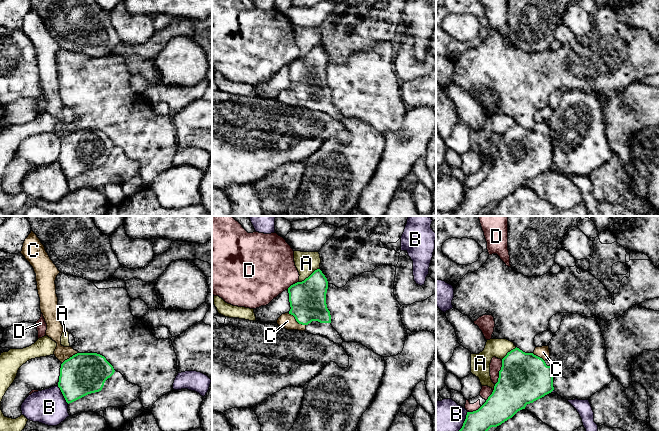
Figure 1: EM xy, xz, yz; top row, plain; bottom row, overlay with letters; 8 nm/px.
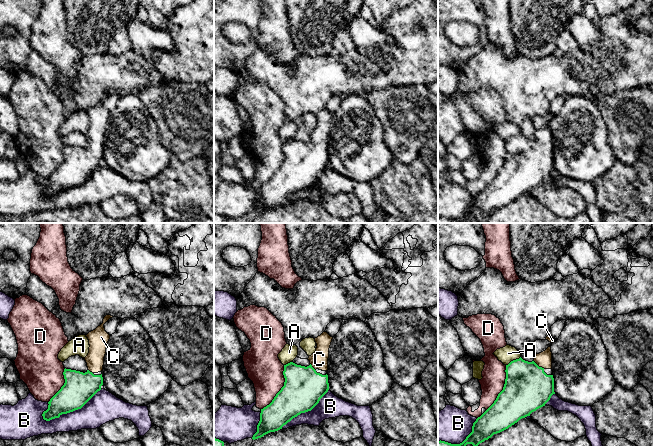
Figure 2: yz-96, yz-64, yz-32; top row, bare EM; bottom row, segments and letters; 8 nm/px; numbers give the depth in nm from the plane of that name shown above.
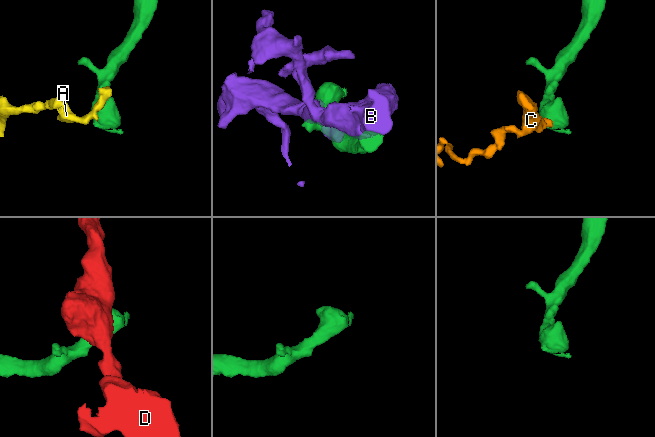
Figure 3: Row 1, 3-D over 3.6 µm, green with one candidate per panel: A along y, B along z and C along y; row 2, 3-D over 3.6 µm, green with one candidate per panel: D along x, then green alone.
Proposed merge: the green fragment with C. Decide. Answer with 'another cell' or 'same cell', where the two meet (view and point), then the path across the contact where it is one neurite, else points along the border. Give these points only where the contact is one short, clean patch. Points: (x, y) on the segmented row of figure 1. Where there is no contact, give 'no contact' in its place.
same cell; meets green in xz at (296, 320); runs through xz (307, 299), (306, 307), (296, 320), (287, 321)

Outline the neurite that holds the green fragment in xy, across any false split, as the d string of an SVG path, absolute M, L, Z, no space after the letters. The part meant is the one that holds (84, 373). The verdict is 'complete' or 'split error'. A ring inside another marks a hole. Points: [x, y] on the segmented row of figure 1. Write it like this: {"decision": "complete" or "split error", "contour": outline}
{"decision": "split error", "contour": "M31 231L25 239L21 254L33 267L36 274L37 290L40 298L40 310L47 324L46 336L57 343L54 355L62 363L58 387L60 388L66 402L69 404L88 394L101 391L105 381L114 374L115 370L106 358L100 354L79 353L72 347L64 347L61 345L61 336L64 328L59 318L58 297L55 284L56 277L60 271L50 259L44 245L33 231Z"}

